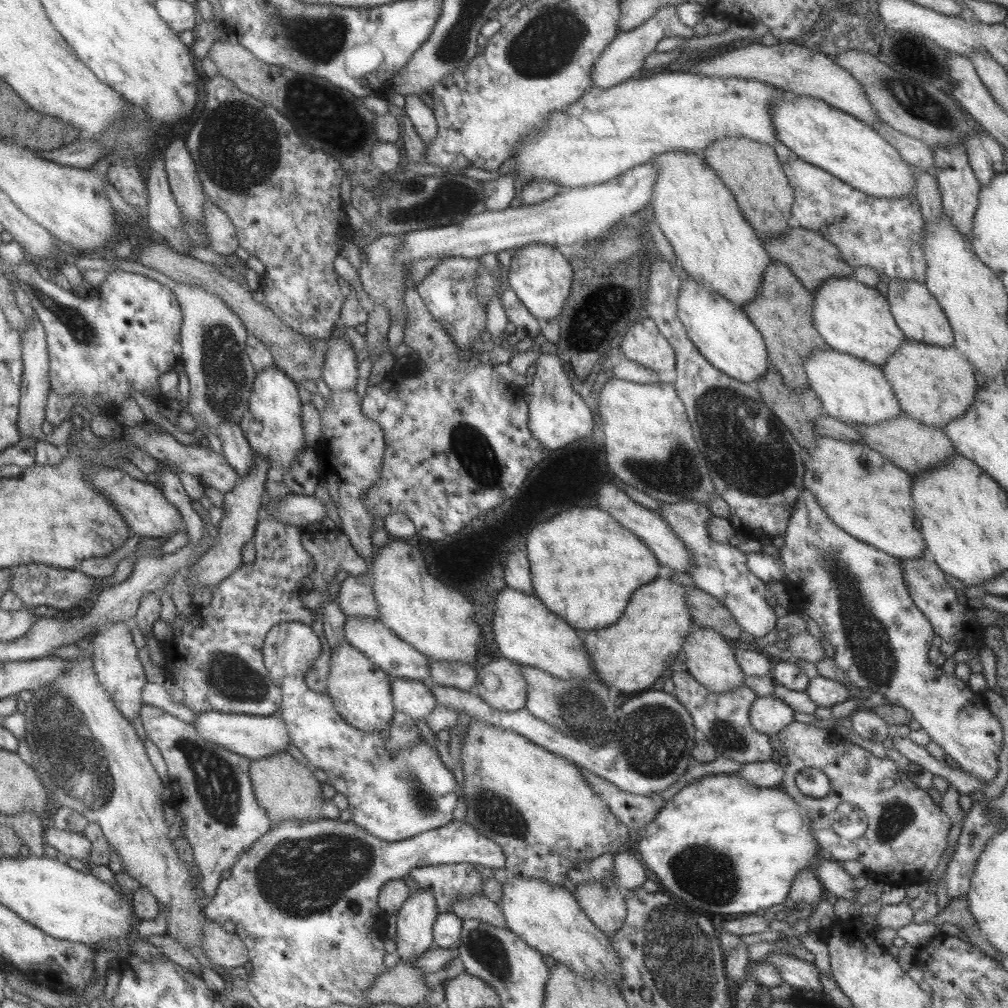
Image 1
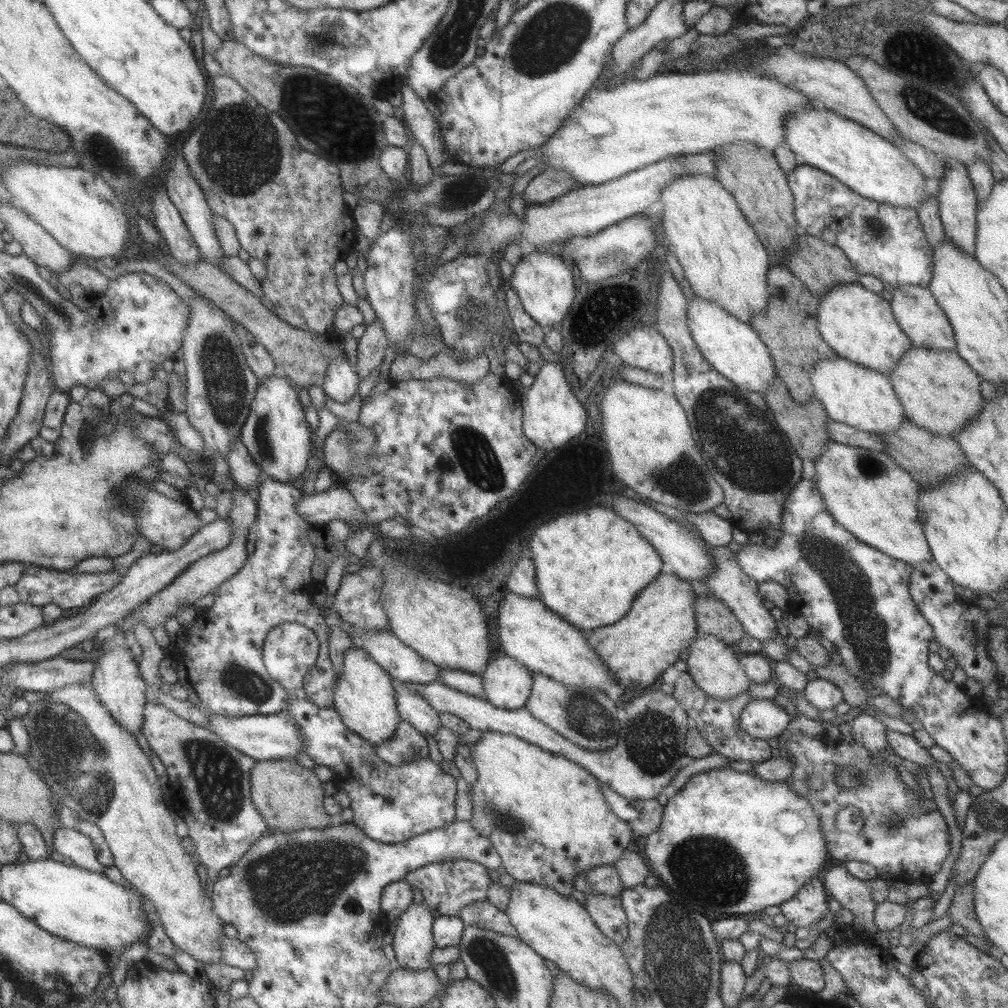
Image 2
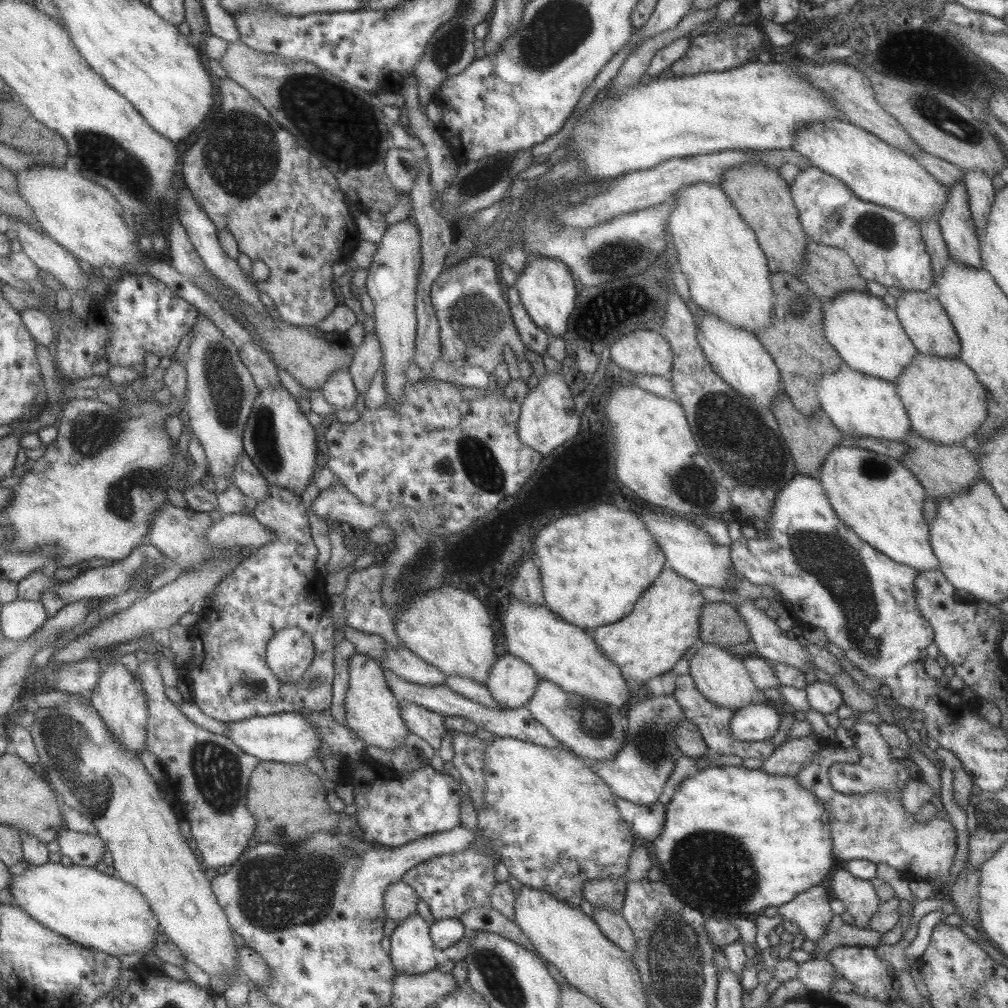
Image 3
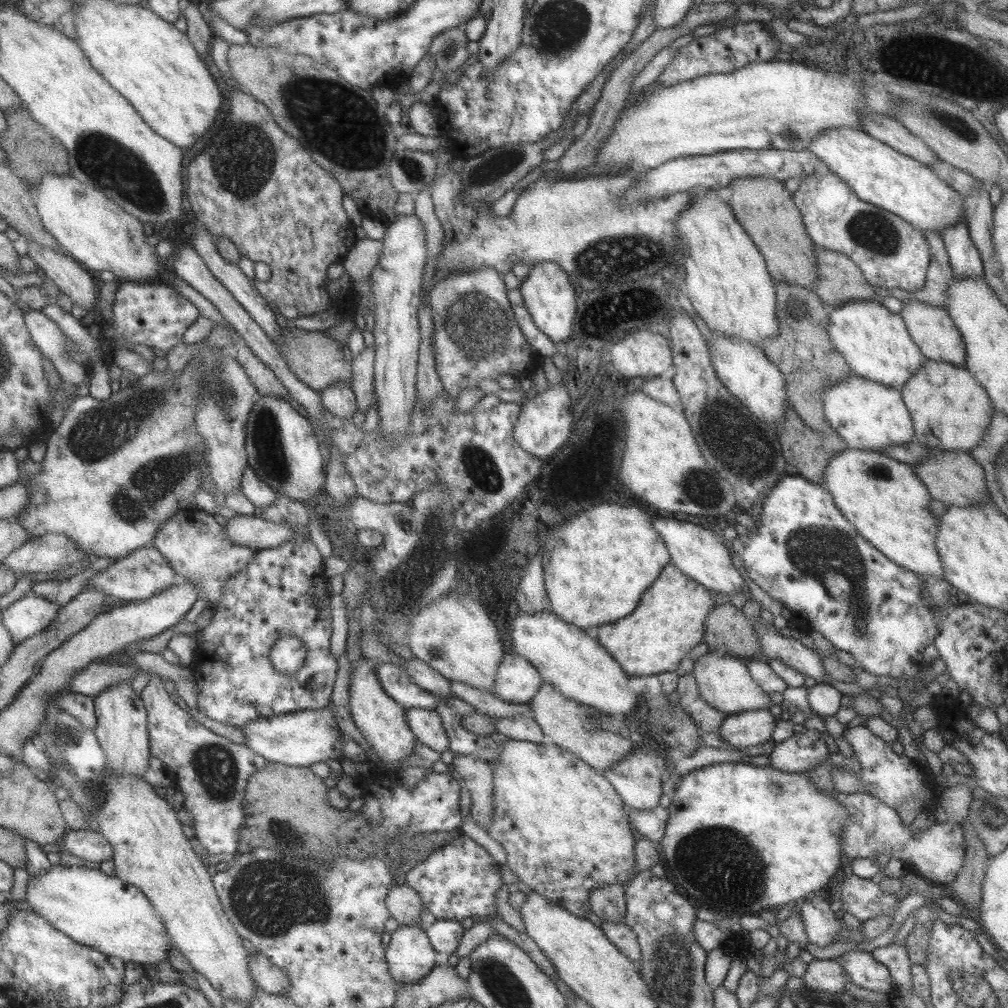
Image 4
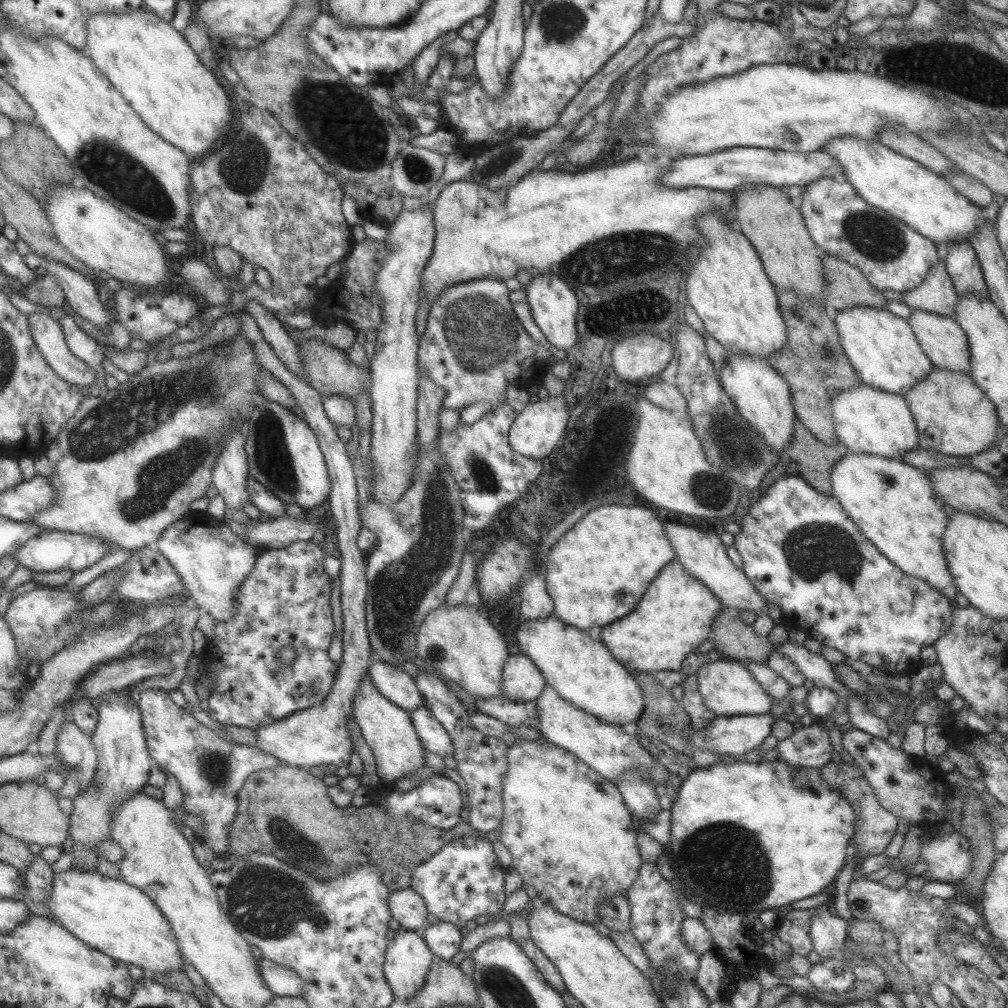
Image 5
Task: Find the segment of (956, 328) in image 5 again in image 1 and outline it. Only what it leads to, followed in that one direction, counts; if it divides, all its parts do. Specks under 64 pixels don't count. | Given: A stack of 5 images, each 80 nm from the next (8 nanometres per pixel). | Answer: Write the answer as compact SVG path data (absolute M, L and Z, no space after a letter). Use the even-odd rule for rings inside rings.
M891 278L888 282L886 297L890 306L890 313L906 339L941 347L954 344L952 328L948 323L947 317L943 314L935 297L926 289L923 283Z

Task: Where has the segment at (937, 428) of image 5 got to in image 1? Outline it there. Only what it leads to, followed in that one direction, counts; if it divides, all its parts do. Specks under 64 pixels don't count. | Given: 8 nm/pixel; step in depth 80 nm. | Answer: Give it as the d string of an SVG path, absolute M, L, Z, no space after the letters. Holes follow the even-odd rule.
M906 339L881 366L881 370L902 412L939 429L964 414L978 389L974 368L953 345L933 346Z

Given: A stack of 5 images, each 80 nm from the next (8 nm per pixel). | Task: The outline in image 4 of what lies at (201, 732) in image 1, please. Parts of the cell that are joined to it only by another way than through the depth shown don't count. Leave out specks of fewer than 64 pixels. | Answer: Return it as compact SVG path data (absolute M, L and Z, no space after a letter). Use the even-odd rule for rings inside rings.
M329 704L318 709L293 711L271 718L256 718L239 727L245 736L243 746L262 756L267 762L294 767L308 767L313 762L325 762L329 758L342 758L344 743L339 738L339 728Z

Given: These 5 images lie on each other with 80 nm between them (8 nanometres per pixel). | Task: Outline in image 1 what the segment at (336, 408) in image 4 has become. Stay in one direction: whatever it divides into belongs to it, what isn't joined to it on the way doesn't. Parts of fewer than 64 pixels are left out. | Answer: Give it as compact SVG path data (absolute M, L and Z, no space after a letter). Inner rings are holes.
M338 325L333 334L327 339L328 349L325 355L324 363L322 364L321 376L329 391L333 393L345 393L345 391L353 391L357 382L357 359L361 356L355 356L351 350L350 342L344 339L339 332Z

